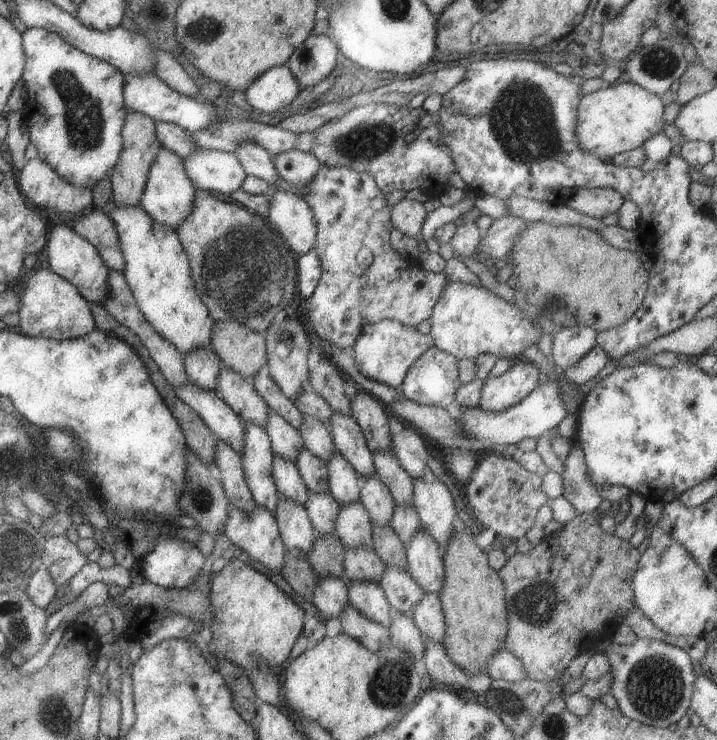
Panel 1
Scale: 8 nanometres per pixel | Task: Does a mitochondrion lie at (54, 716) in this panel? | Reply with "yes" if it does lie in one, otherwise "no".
yes

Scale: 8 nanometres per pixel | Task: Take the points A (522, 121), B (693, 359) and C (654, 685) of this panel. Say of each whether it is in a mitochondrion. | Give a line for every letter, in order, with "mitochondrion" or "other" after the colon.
A: mitochondrion
B: other
C: mitochondrion

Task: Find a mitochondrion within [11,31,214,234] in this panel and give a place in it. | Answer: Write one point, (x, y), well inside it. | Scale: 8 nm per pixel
(83, 116)

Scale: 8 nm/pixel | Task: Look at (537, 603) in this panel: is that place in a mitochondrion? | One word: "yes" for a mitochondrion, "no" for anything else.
yes

